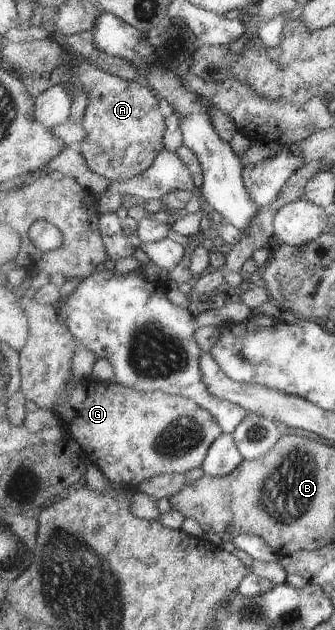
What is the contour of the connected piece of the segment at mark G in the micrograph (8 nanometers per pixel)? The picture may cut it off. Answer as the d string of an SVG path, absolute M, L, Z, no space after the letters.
M23 297L22 306L27 311L28 319L31 322L31 336L30 339L28 339L26 347L21 351L20 365L23 377L21 390L24 391L25 397L30 399L30 401L33 401L38 408L52 409L54 413L60 415L61 426L65 429L66 433L80 444L84 456L89 458L92 463L96 464L96 467L104 473L115 487L121 487L133 491L136 490L140 484L143 484L144 481L151 480L157 475L176 473L184 474L186 471L196 469L196 467L201 467L203 465L203 461L206 459L207 453L212 447L212 444L214 444L224 432L222 427L220 427L220 423L216 421L215 417L207 409L198 405L198 403L191 398L172 395L172 393L166 393L166 391L163 391L162 389L158 391L138 391L138 389L132 389L132 387L128 387L128 385L120 385L120 383L116 383L114 379L109 381L90 381L88 383L80 381L76 387L68 389L68 381L72 381L72 377L75 376L75 370L72 369L76 357L74 335L72 335L71 331L67 328L67 325L60 321L59 311L52 305L42 305L42 303L34 301L33 298Z

